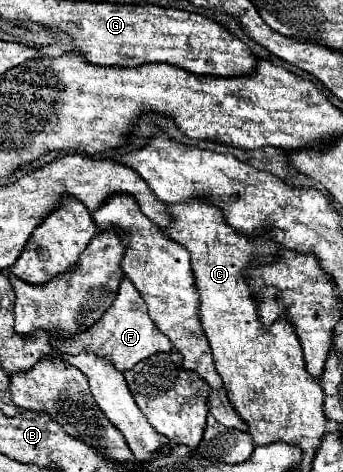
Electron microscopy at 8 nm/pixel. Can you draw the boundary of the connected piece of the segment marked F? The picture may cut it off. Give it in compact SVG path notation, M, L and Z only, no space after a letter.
M123 279L119 285L119 293L115 303L105 311L105 315L95 323L95 327L79 333L77 337L69 337L67 341L53 339L53 357L61 355L77 355L77 353L95 353L101 359L107 359L113 363L113 367L121 373L129 371L135 367L139 361L161 353L161 351L171 351L169 339L155 327L147 313L145 301L139 297L139 291L131 285L131 281Z

